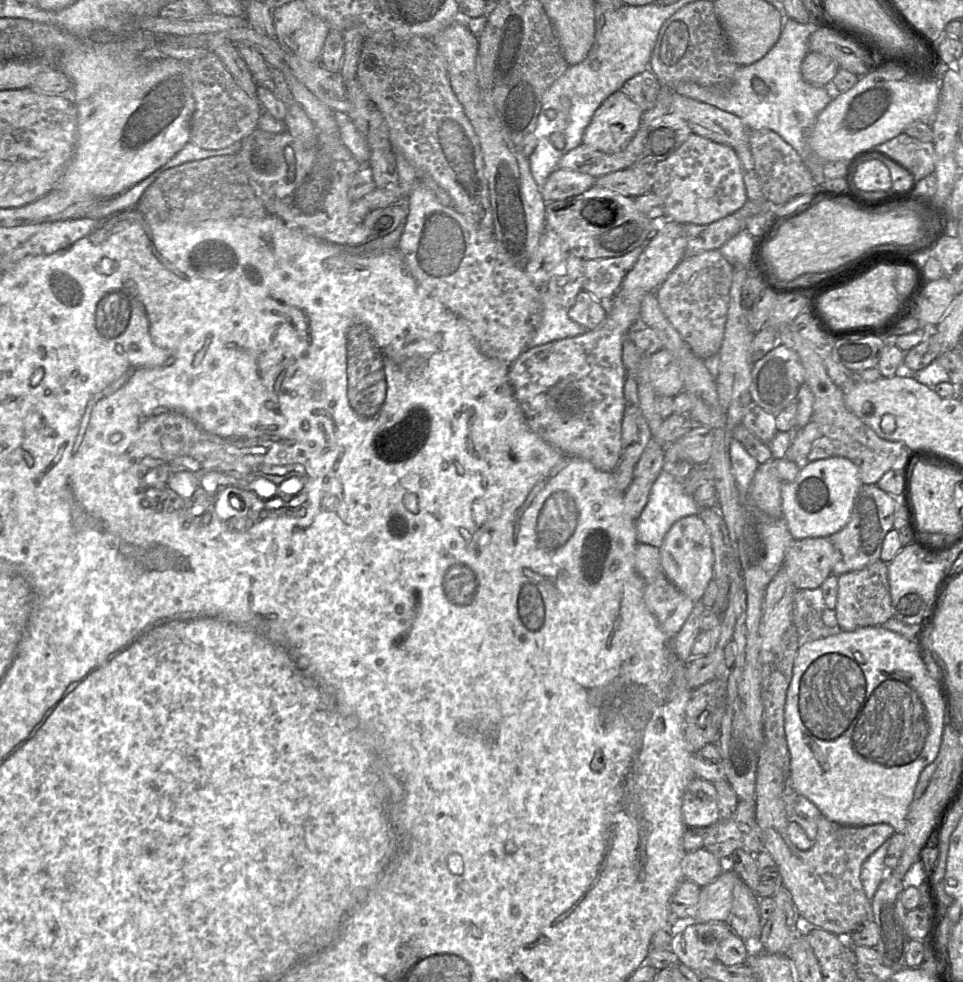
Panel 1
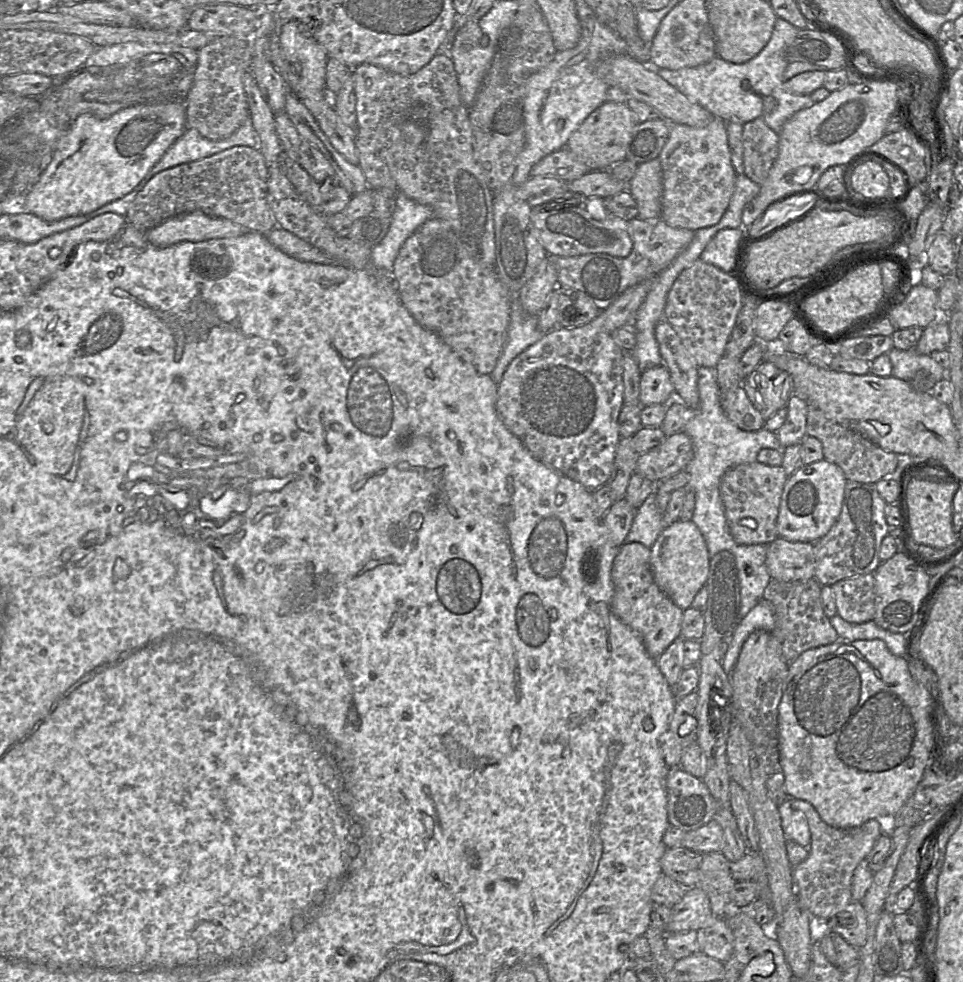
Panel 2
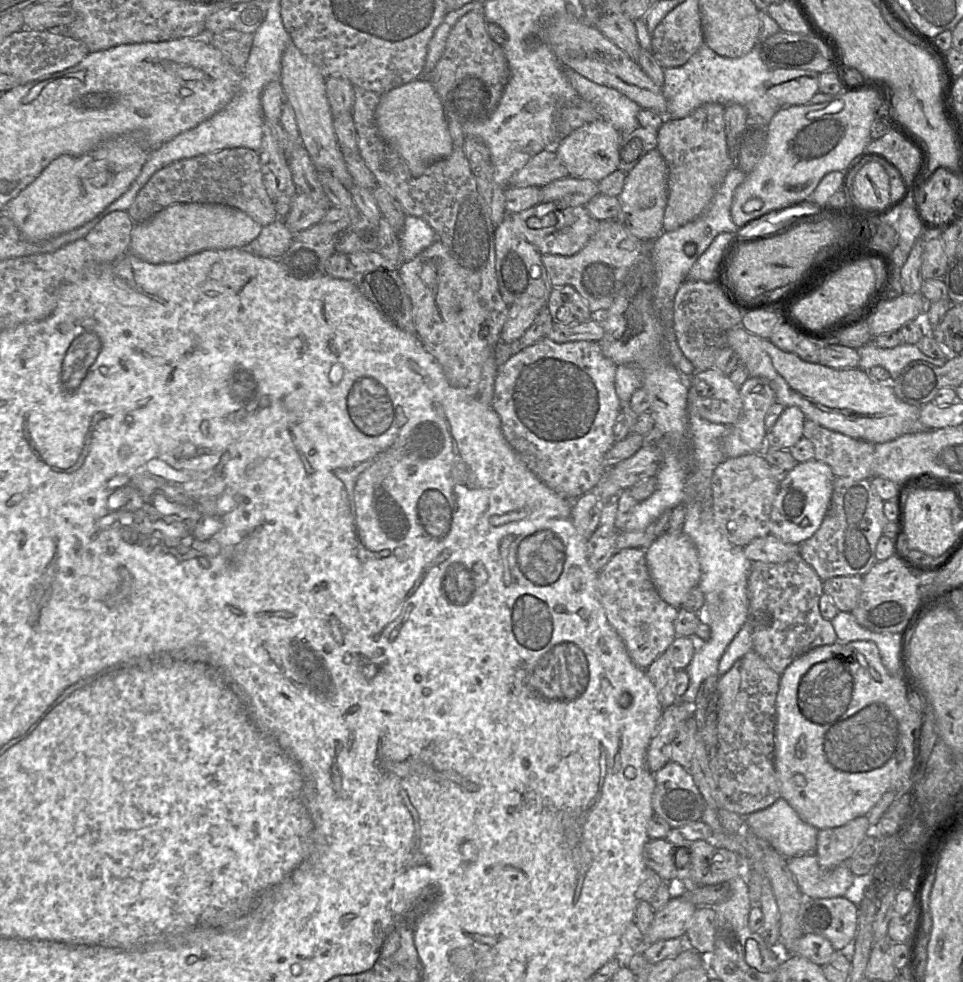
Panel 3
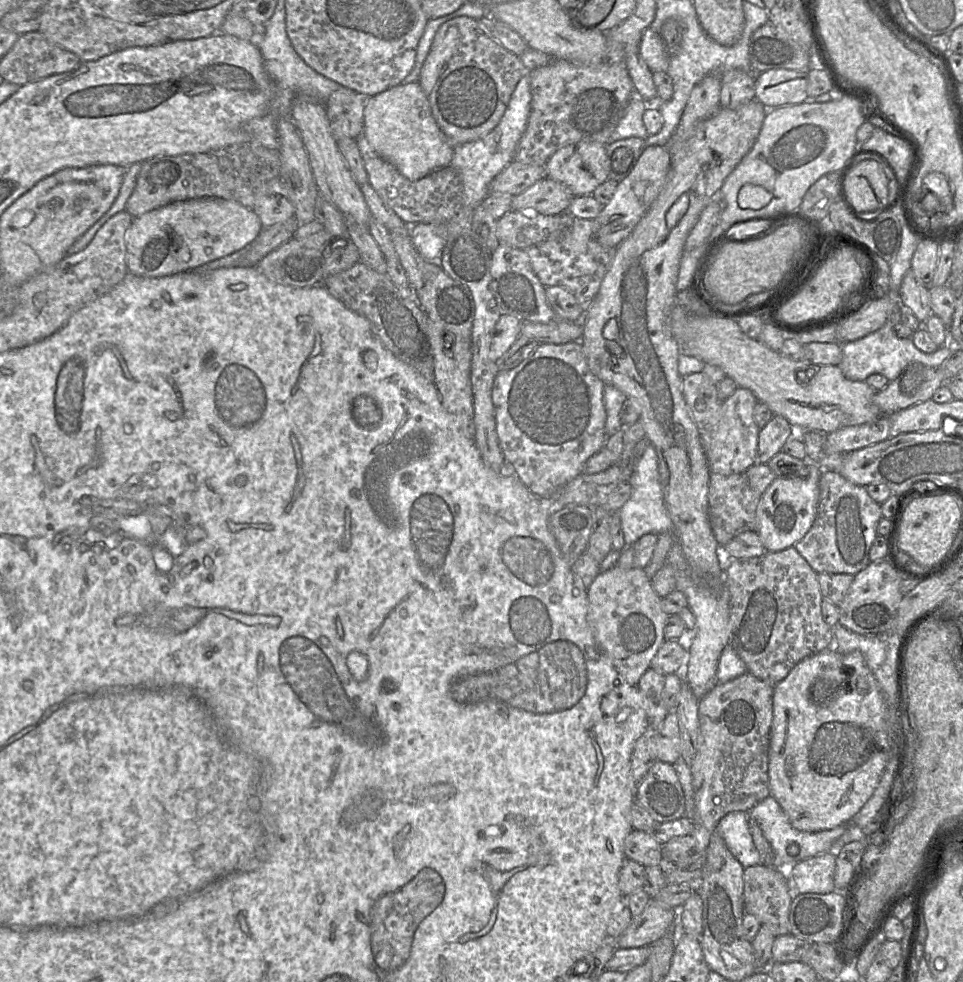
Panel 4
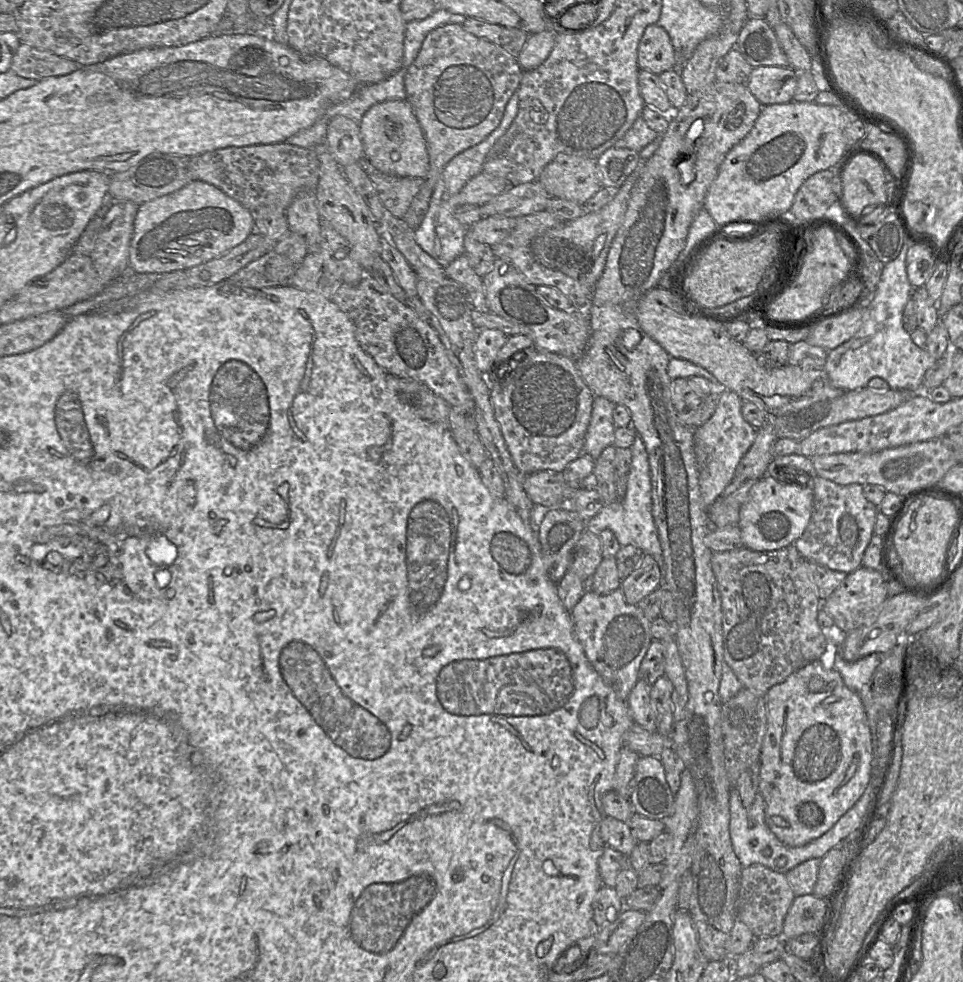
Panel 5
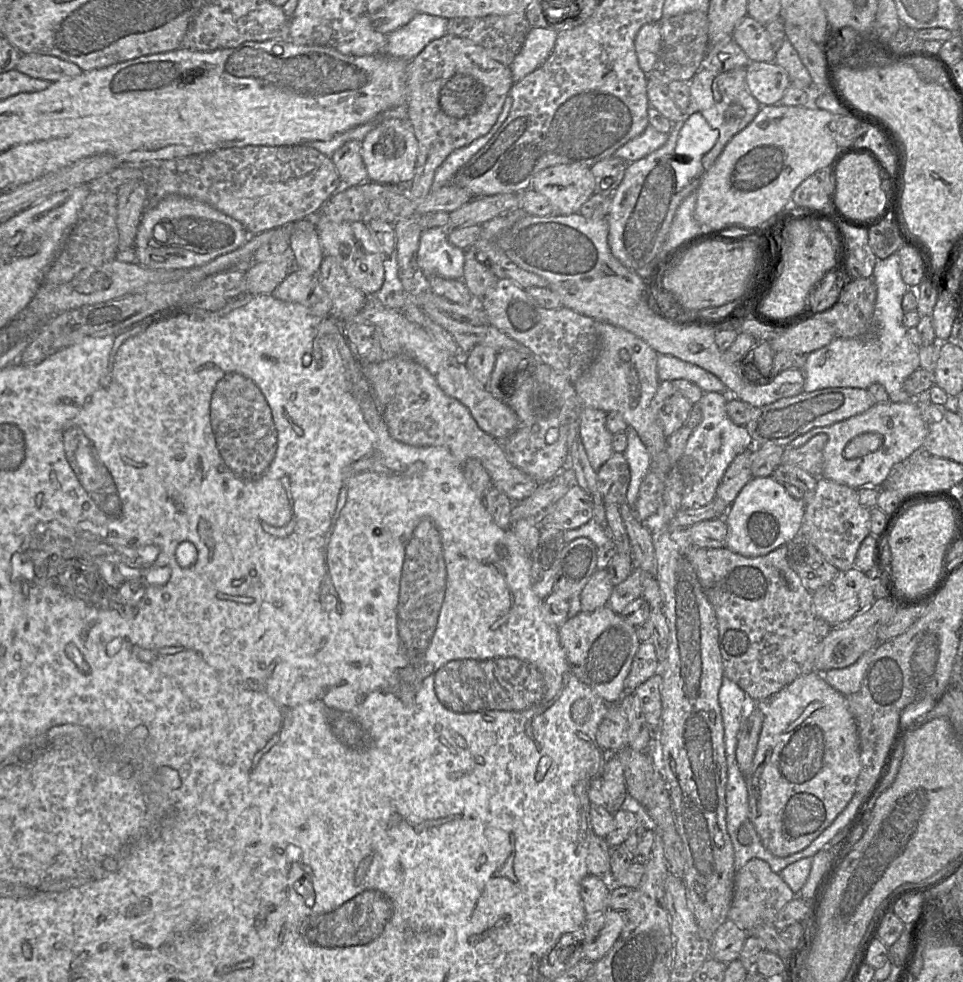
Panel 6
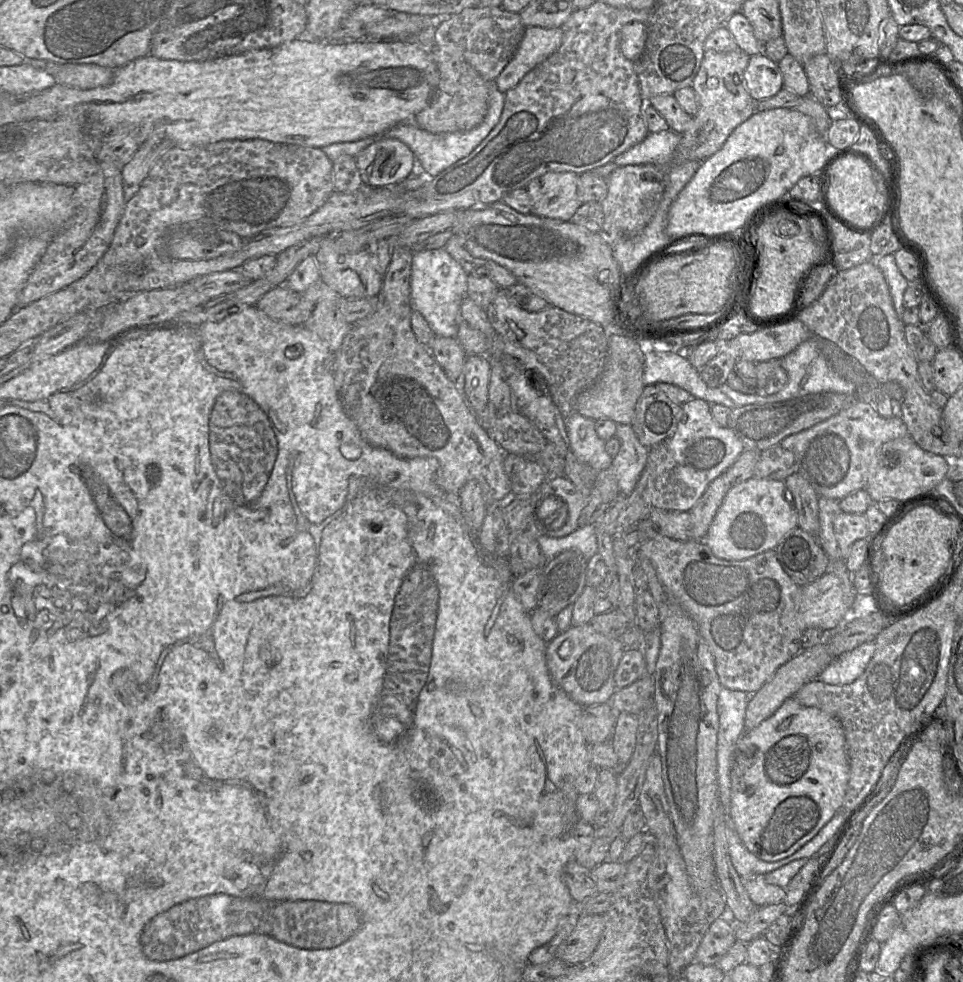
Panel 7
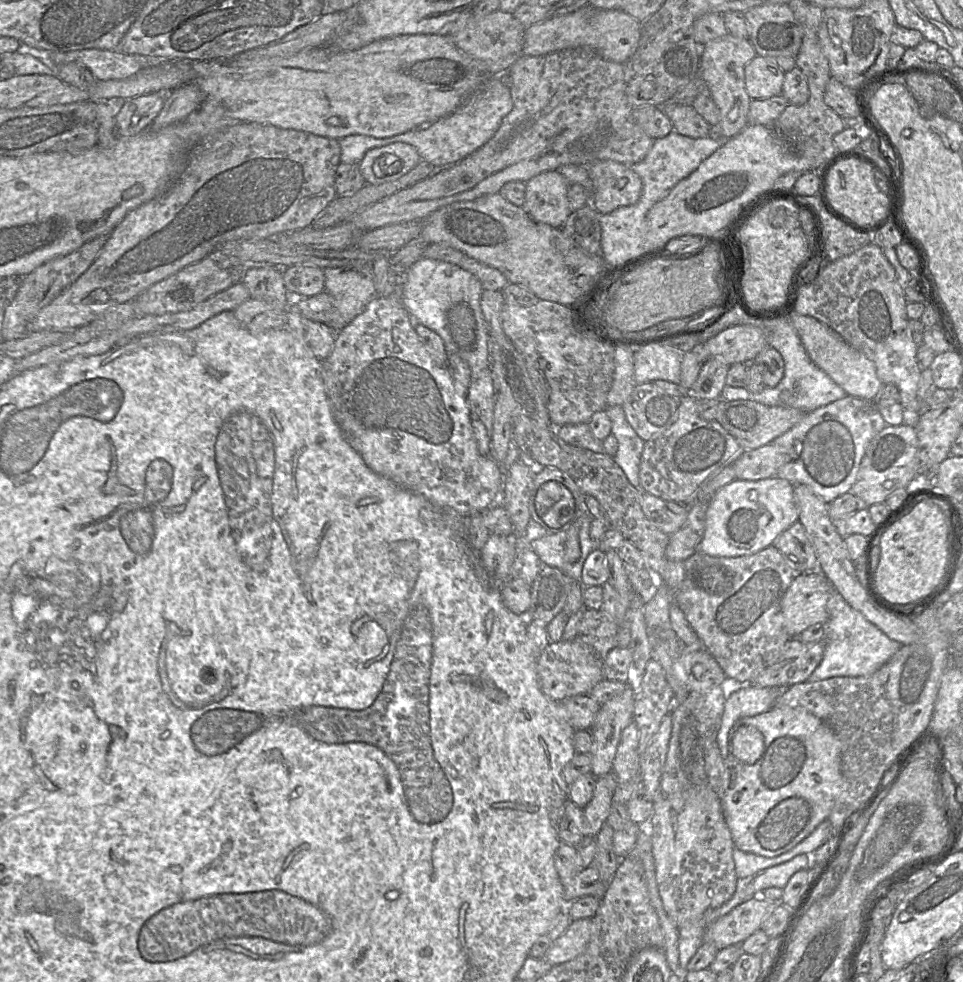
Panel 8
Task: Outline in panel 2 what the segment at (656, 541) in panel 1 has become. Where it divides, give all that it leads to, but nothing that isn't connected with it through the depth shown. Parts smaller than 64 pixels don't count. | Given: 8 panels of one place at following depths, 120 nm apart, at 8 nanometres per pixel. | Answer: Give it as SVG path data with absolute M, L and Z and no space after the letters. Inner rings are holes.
M652 492L637 509L626 542L639 542L651 548L665 528L664 515L656 505L656 493Z

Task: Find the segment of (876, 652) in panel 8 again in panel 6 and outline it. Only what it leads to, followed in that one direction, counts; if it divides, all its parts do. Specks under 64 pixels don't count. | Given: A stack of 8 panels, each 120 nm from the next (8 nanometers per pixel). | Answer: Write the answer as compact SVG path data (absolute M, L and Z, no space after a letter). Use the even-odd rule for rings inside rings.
M874 649L866 651L854 664L842 669L830 669L823 673L824 680L844 696L859 691L865 672L874 655Z

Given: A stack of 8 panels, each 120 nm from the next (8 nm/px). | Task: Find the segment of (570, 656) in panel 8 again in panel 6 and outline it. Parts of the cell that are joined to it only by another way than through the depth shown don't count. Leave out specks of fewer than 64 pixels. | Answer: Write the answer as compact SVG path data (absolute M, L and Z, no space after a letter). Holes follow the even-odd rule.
M607 605L592 612L579 612L559 628L560 643L571 672L607 704L617 704L626 692L624 682L641 641L636 629Z

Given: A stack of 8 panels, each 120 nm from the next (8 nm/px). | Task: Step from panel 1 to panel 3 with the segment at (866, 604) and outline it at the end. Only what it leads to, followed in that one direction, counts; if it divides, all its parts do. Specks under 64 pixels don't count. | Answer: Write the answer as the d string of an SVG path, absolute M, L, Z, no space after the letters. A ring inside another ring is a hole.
M838 576L823 581L826 593L839 611L851 612L858 602L862 576Z

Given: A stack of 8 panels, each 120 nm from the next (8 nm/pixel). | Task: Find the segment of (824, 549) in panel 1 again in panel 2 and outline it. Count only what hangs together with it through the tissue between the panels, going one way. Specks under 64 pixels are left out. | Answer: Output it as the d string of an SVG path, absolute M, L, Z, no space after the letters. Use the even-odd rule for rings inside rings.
M777 537L768 544L766 566L771 579L782 582L814 578L814 543L792 542Z

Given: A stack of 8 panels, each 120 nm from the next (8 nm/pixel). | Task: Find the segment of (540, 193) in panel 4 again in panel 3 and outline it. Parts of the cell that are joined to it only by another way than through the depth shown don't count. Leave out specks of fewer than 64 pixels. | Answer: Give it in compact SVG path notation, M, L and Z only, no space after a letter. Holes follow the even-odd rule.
M566 177L552 181L540 188L541 202L554 202L563 206L584 206L599 194L598 182Z

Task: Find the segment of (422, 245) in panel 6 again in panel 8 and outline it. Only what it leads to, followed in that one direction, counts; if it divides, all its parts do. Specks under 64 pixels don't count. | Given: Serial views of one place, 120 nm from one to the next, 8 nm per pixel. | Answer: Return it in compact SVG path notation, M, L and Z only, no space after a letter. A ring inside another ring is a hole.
M420 258L400 276L403 302L415 324L422 324L438 334L443 340L447 355L457 355L469 365L471 378L475 372L489 369L489 330L481 309L483 288L480 281L457 265L430 258Z

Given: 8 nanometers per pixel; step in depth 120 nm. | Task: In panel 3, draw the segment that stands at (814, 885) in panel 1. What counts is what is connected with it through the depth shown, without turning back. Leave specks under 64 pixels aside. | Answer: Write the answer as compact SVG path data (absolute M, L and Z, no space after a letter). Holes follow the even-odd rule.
M860 816L843 826L819 830L815 850L819 866L833 869L848 860L868 836L870 827L867 817Z

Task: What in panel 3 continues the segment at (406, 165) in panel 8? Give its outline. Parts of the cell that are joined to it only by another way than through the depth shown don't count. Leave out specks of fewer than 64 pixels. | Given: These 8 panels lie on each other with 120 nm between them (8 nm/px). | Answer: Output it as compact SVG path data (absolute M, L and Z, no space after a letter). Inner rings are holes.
M415 79L382 94L375 120L381 137L402 156L414 177L453 150L443 105L430 81Z

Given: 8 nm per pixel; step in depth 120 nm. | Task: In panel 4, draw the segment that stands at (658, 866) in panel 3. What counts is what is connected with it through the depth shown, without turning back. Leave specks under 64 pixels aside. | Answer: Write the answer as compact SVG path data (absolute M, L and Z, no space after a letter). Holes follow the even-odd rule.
M632 829L624 840L624 854L627 858L646 866L659 866L662 844L652 835Z

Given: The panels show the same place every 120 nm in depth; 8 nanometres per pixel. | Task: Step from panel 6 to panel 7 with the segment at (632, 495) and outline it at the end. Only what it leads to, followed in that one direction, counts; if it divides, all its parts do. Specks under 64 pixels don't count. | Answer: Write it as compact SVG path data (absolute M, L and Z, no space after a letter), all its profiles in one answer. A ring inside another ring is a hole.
M617 424L615 436L621 446L611 467L618 479L621 496L629 496L635 489L648 460L649 448L641 444L630 424Z

